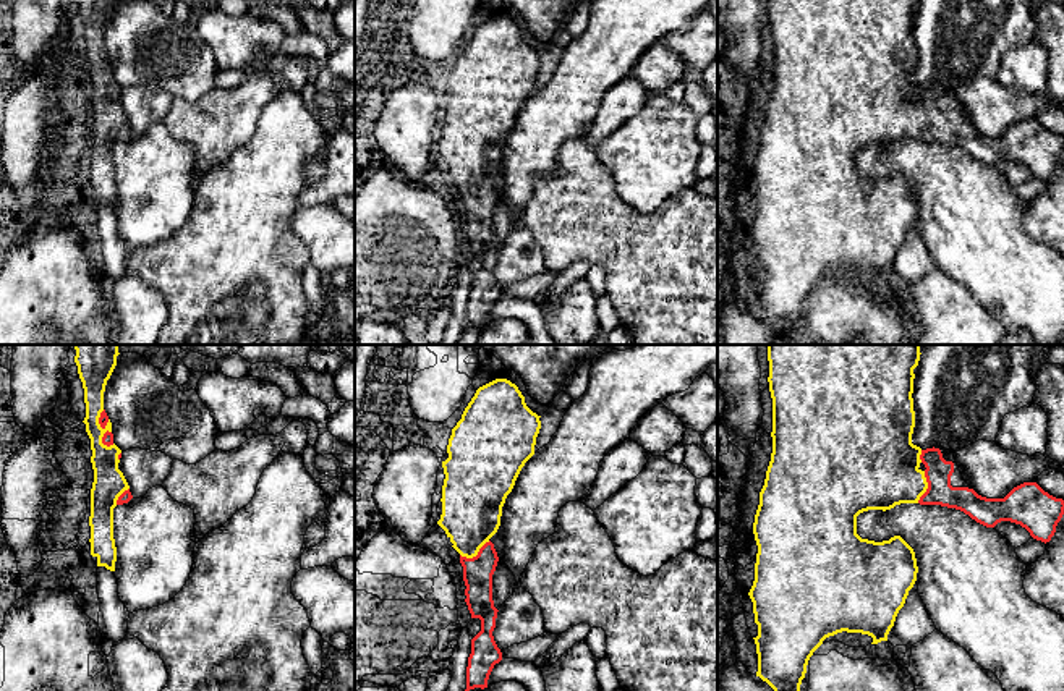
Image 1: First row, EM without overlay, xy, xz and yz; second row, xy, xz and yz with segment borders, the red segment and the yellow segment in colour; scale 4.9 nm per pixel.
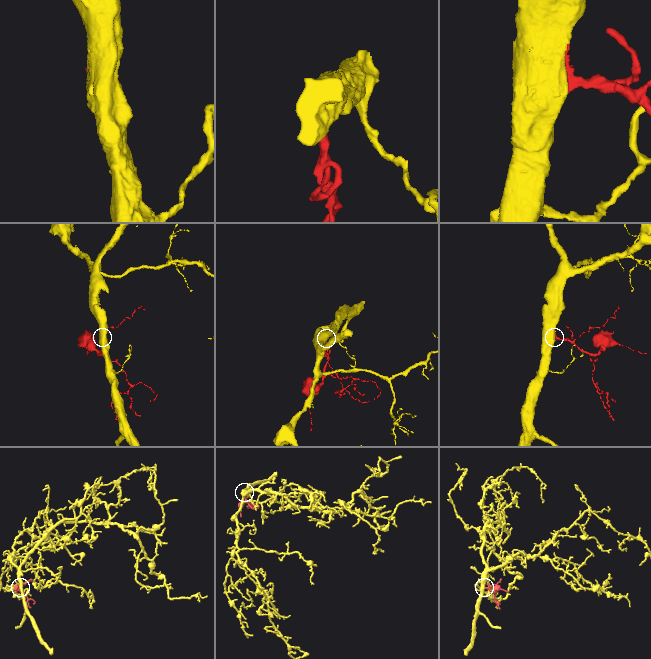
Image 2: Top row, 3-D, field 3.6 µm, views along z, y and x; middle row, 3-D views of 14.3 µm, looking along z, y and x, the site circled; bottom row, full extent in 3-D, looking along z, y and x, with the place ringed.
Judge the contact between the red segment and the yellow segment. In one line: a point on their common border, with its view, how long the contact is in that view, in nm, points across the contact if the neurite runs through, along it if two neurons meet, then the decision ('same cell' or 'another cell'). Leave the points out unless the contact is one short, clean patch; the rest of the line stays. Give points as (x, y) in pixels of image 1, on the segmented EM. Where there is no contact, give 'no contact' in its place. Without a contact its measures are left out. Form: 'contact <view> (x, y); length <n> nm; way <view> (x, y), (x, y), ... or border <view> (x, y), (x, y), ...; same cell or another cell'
contact xz (476, 555); length 170 nm; same cell

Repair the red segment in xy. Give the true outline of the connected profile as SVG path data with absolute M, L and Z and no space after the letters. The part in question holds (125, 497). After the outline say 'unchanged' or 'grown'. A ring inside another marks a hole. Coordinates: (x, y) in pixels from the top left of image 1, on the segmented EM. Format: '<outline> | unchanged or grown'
M74 345L78 374L84 388L86 432L91 439L94 482L91 489L91 555L97 566L115 571L113 508L133 495L118 469L121 450L113 443L112 422L104 409L104 392L115 366L120 345Z | grown

